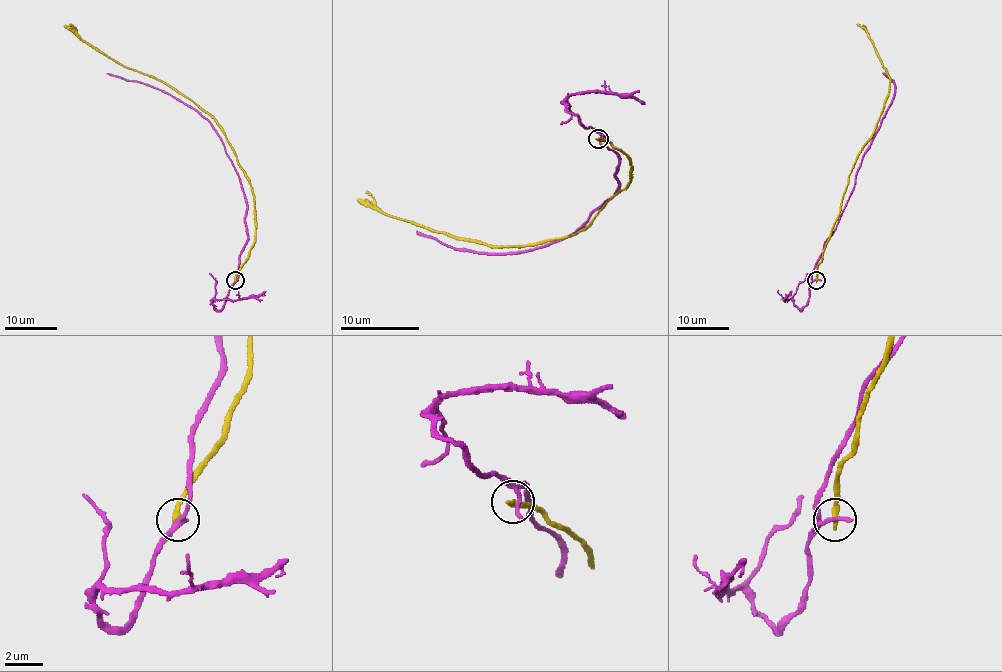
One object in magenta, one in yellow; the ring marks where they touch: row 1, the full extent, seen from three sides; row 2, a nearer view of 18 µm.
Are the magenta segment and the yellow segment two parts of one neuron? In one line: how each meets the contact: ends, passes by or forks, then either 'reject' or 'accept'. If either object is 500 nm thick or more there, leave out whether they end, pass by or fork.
magenta passes by; yellow ends; reject

